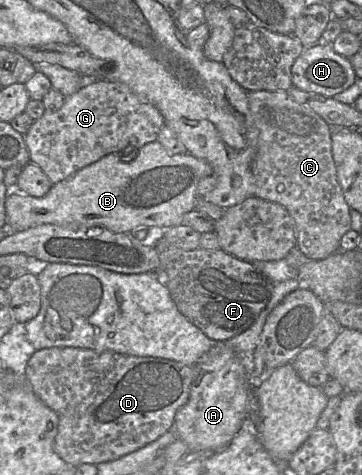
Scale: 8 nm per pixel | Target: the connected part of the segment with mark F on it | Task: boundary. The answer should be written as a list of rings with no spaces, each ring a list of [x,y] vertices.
[[[162,237],[155,246],[160,260],[160,275],[179,312],[215,341],[226,341],[247,330],[257,320],[272,297],[274,283],[251,262],[238,259],[221,249],[183,250]]]

